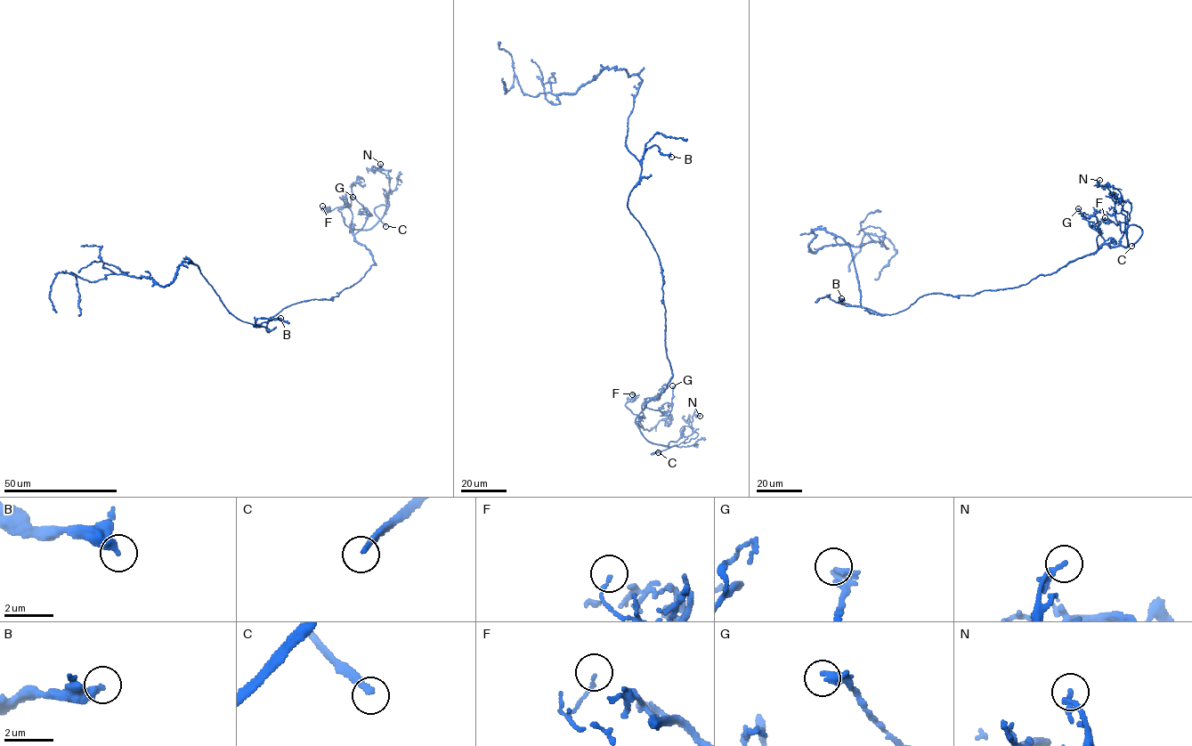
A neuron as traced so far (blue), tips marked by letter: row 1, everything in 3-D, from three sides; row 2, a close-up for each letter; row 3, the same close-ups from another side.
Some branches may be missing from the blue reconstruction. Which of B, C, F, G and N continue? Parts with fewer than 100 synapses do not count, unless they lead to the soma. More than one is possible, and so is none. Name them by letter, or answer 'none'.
C

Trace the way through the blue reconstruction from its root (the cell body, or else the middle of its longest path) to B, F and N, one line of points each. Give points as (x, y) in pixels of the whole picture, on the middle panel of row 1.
B: (628, 197), (639, 180), (641, 158), (647, 148), (656, 145), (660, 152), (671, 157)
F: (628, 197), (628, 207), (661, 271), (672, 375), (636, 419), (642, 426), (626, 405), (632, 394)
N: (628, 197), (661, 271), (672, 375), (636, 422), (646, 439), (668, 447), (692, 434), (692, 417), (700, 416)

